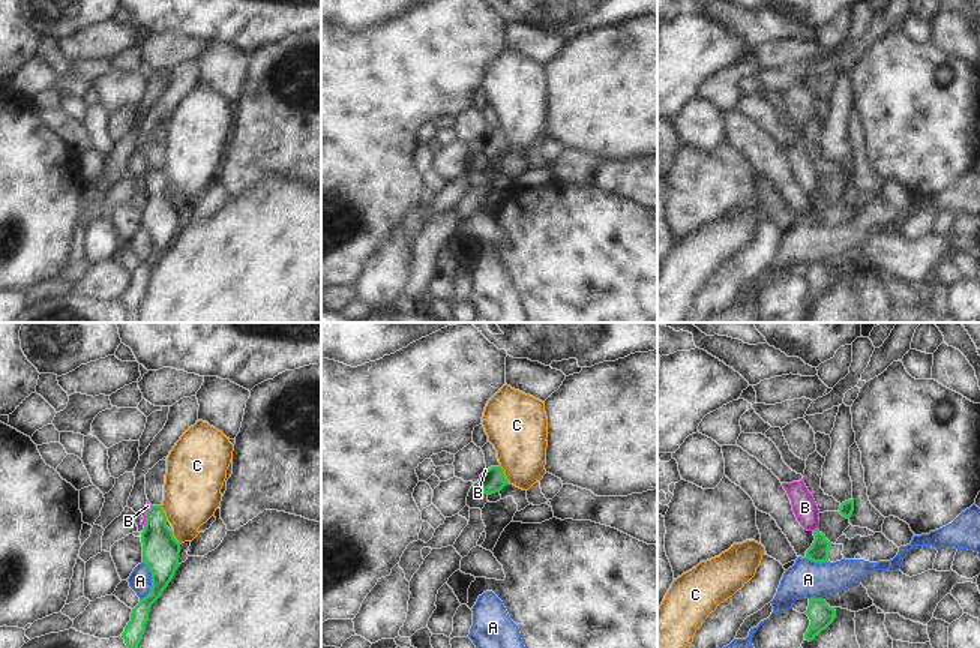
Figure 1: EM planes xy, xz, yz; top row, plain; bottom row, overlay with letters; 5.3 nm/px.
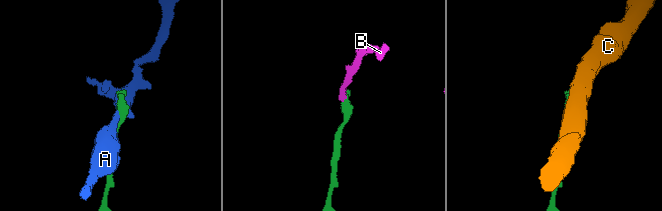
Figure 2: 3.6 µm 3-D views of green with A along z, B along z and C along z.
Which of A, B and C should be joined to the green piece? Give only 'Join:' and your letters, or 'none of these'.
Join: none of these.

